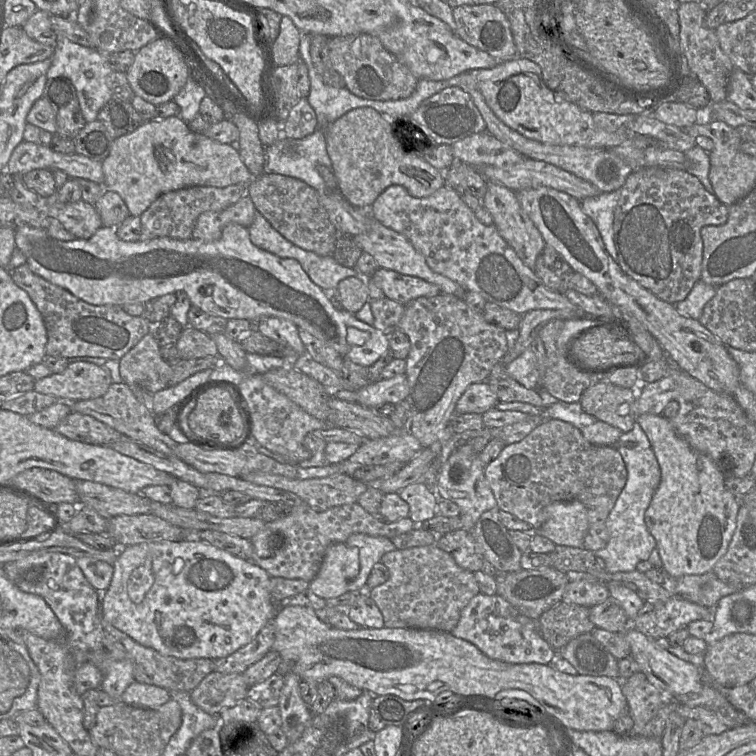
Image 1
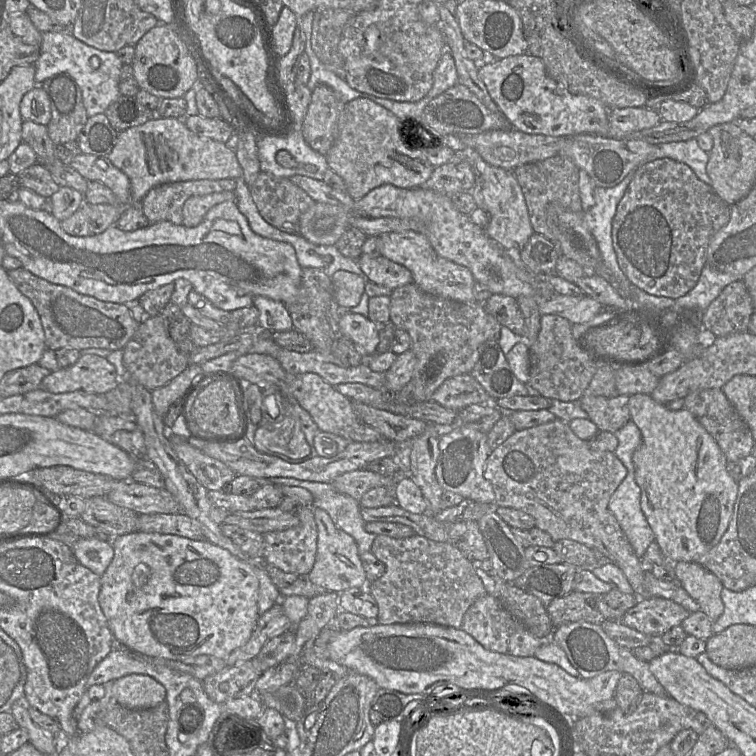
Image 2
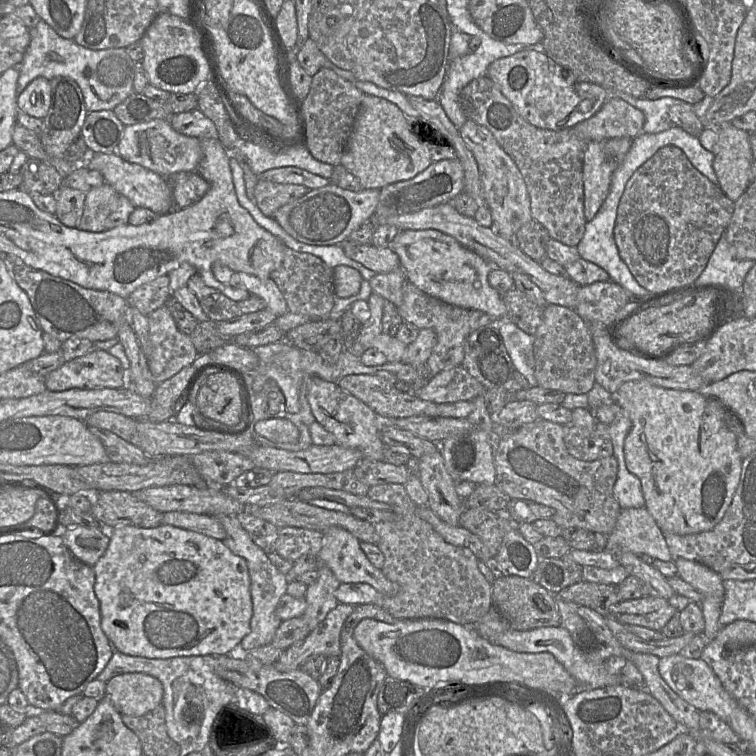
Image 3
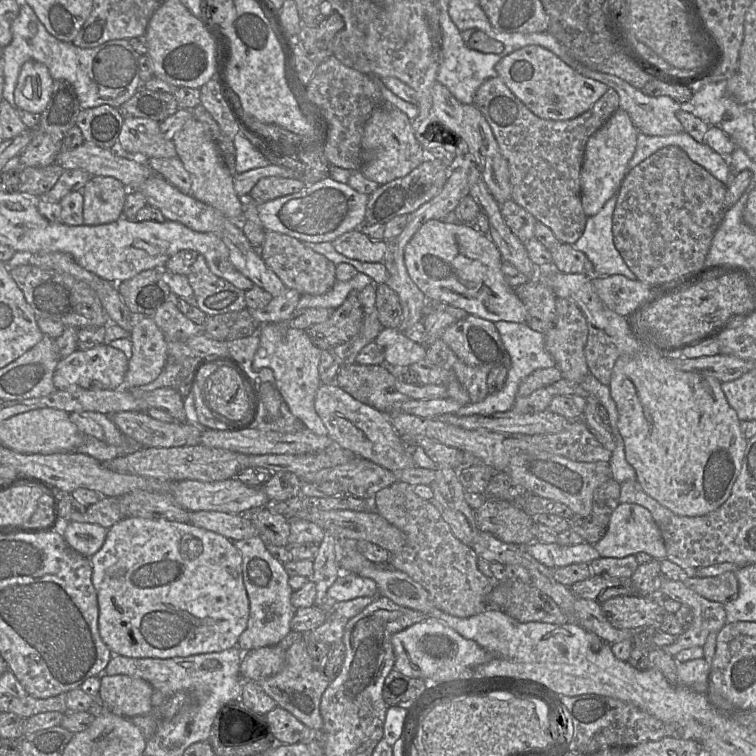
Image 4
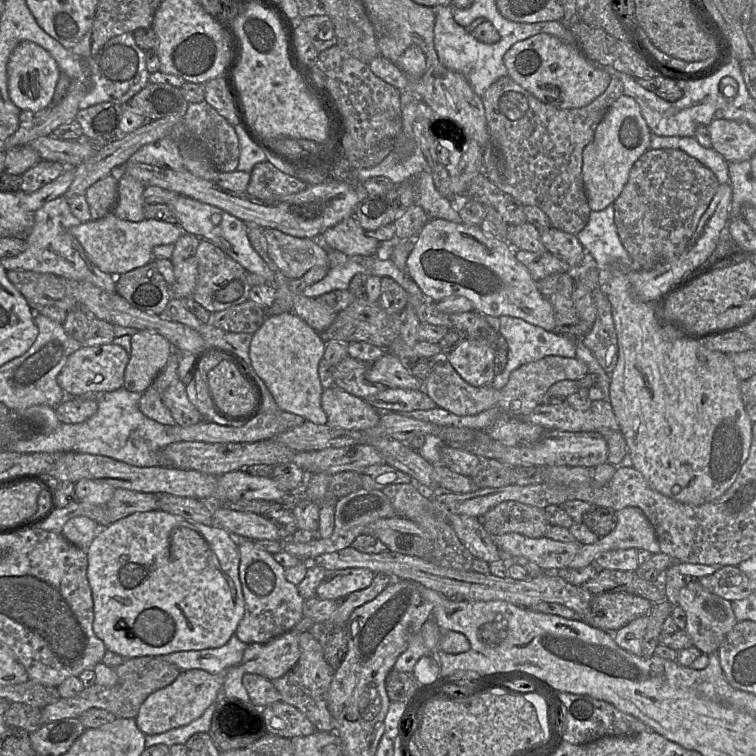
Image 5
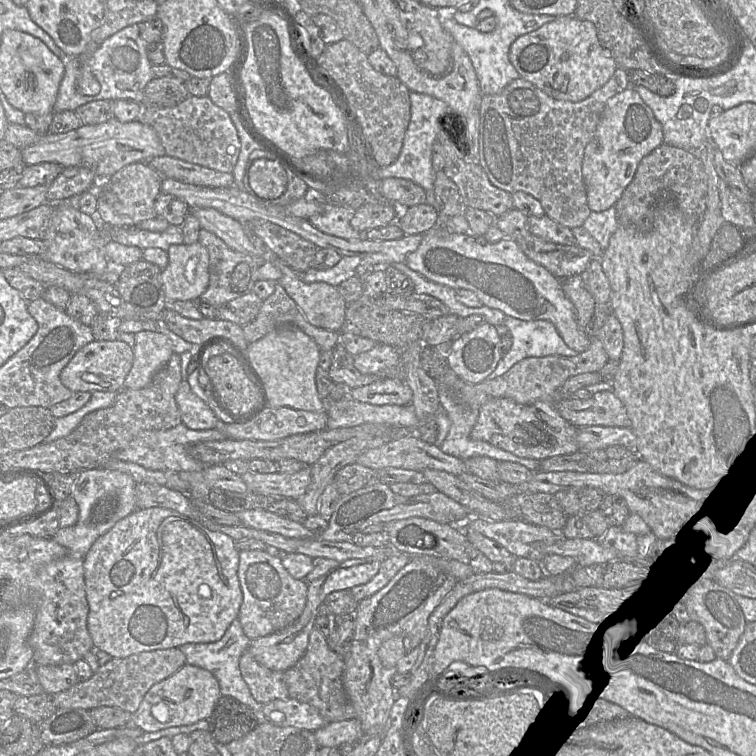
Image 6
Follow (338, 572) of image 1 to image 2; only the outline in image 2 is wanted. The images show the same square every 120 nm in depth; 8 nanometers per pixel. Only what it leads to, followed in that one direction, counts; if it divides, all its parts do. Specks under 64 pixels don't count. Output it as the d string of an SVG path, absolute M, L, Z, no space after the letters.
M317 507L313 511L318 529L318 541L316 560L309 573L310 581L328 592L342 593L351 588L360 588L367 577L356 541L338 528L326 511Z

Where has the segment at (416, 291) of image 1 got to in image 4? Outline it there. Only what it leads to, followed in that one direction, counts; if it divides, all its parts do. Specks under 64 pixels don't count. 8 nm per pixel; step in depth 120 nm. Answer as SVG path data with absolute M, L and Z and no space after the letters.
M359 229L346 232L331 243L345 257L371 263L383 263L387 248L386 241L371 240Z

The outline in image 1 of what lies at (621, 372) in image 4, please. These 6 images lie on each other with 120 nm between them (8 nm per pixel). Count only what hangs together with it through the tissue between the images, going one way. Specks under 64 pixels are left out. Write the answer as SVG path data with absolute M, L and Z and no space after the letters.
M641 414L636 422L647 435L661 469L661 480L644 520L656 541L665 572L679 578L713 570L726 553L736 528L740 500L725 485L713 460L693 449L663 415Z

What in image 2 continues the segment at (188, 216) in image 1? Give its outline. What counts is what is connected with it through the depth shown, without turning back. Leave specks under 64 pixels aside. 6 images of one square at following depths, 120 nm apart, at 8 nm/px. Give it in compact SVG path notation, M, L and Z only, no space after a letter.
M200 179L162 184L152 188L141 203L141 209L150 224L169 221L183 224L182 208L191 196L206 195L223 191L234 191L236 179Z

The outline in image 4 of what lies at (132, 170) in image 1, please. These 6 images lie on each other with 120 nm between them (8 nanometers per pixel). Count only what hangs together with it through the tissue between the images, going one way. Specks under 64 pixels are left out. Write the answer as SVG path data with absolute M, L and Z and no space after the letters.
M125 118L118 140L121 147L140 159L178 156L173 140L166 140L158 121L148 118Z

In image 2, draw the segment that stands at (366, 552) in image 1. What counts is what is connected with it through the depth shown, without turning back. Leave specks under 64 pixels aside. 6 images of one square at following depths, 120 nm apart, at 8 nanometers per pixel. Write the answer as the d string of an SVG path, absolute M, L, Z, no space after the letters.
M274 477L268 483L278 486L299 486L310 491L314 505L326 511L336 526L352 536L359 548L359 555L371 551L376 535L366 531L359 501L338 492L332 483L298 480L295 478Z

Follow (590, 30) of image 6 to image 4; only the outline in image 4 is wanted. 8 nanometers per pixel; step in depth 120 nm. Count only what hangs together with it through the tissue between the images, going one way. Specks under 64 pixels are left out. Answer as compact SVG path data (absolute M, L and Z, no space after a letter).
M528 45L503 57L495 66L497 75L511 92L536 116L549 120L568 120L587 111L609 87L588 78L566 64L550 50Z

